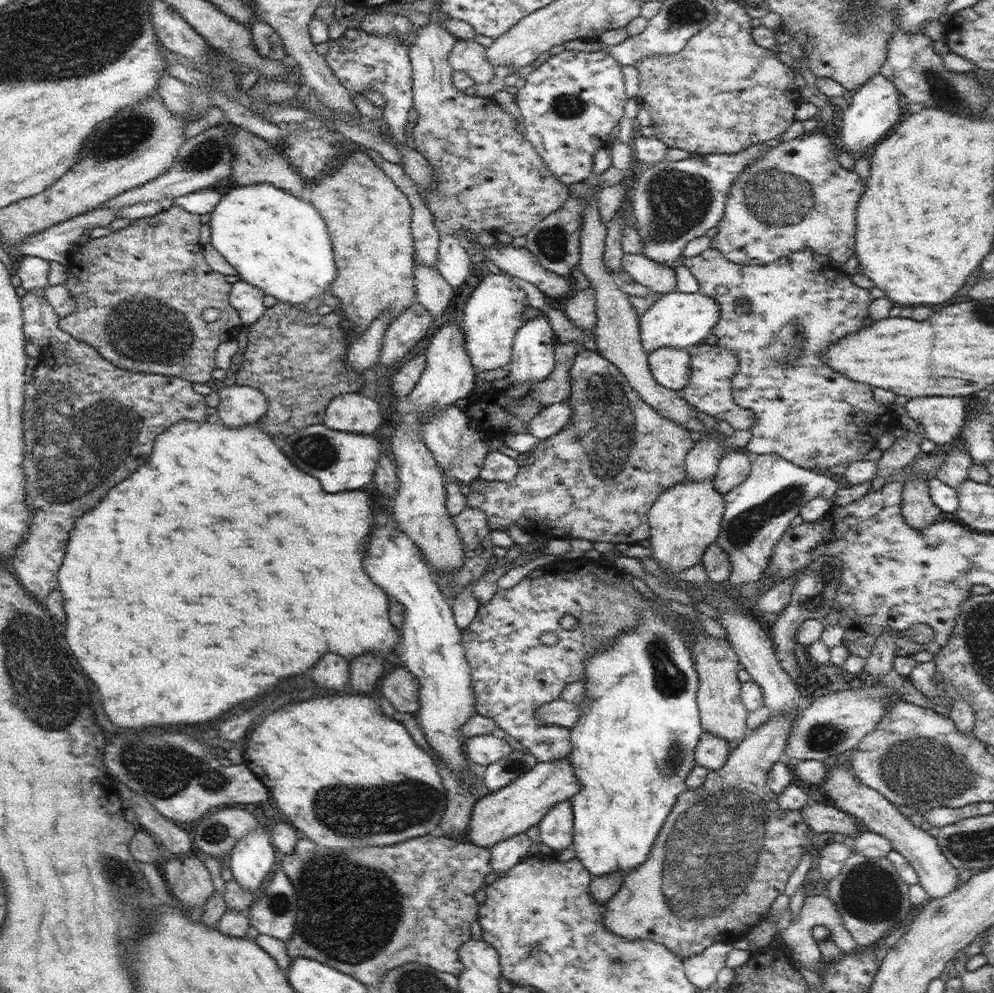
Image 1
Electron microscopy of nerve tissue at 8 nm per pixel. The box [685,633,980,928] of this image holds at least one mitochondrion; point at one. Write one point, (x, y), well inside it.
(869, 892)

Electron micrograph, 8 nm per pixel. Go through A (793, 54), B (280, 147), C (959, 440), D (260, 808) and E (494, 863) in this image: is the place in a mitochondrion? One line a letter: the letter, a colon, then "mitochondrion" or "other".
A: other
B: other
C: other
D: other
E: other

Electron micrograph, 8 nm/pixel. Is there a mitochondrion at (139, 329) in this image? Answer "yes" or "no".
yes

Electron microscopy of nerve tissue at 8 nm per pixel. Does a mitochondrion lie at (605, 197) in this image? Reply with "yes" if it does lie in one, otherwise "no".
no

